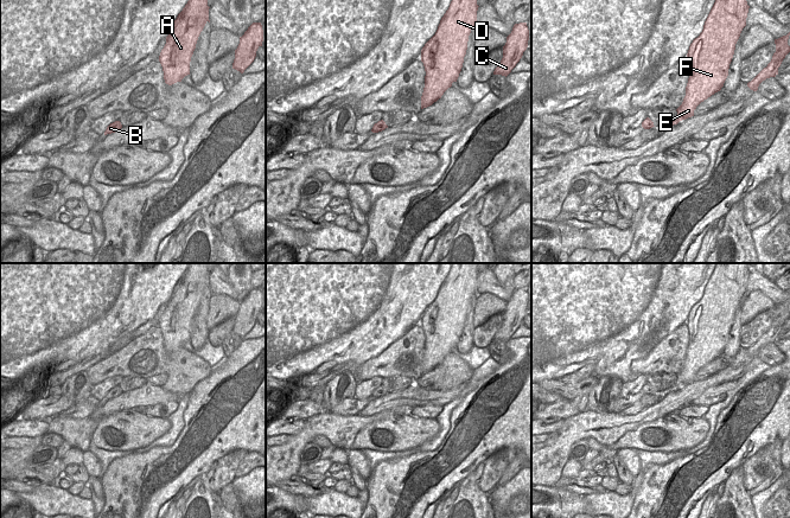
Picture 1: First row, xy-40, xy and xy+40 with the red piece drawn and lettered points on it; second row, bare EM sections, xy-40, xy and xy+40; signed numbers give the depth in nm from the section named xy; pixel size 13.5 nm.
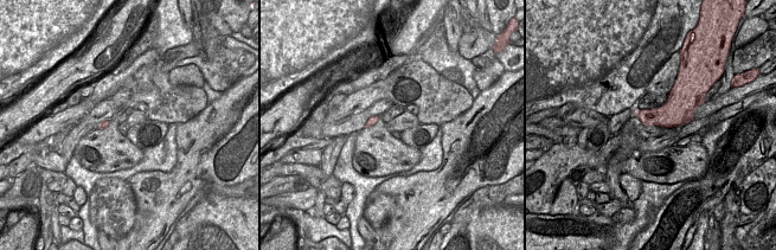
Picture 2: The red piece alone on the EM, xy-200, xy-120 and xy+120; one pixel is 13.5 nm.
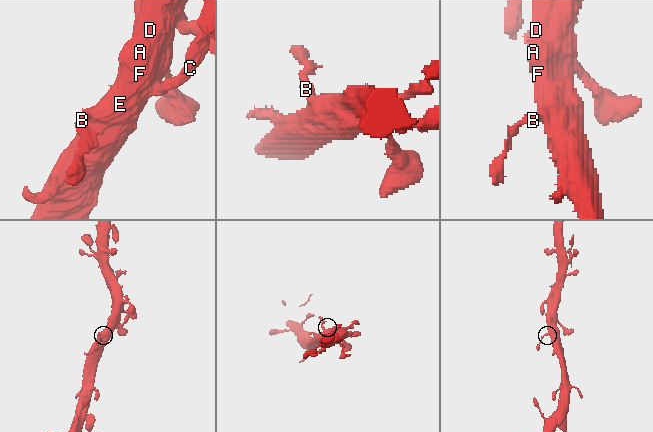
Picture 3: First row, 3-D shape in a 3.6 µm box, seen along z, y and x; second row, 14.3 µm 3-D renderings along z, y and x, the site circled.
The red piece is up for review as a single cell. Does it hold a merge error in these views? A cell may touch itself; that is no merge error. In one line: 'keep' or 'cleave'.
keep

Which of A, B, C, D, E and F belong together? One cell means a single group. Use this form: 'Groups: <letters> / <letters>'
Groups: A B C D E F.

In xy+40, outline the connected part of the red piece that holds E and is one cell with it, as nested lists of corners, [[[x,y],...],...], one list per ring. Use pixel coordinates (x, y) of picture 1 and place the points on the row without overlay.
[[[716,263],[703,295],[693,306],[687,319],[689,344],[686,362],[676,375],[677,384],[661,392],[670,392],[694,382],[696,372],[720,357],[728,341],[735,309],[750,271],[746,263]]]

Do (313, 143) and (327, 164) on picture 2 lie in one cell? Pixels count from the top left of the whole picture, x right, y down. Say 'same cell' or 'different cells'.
different cells

